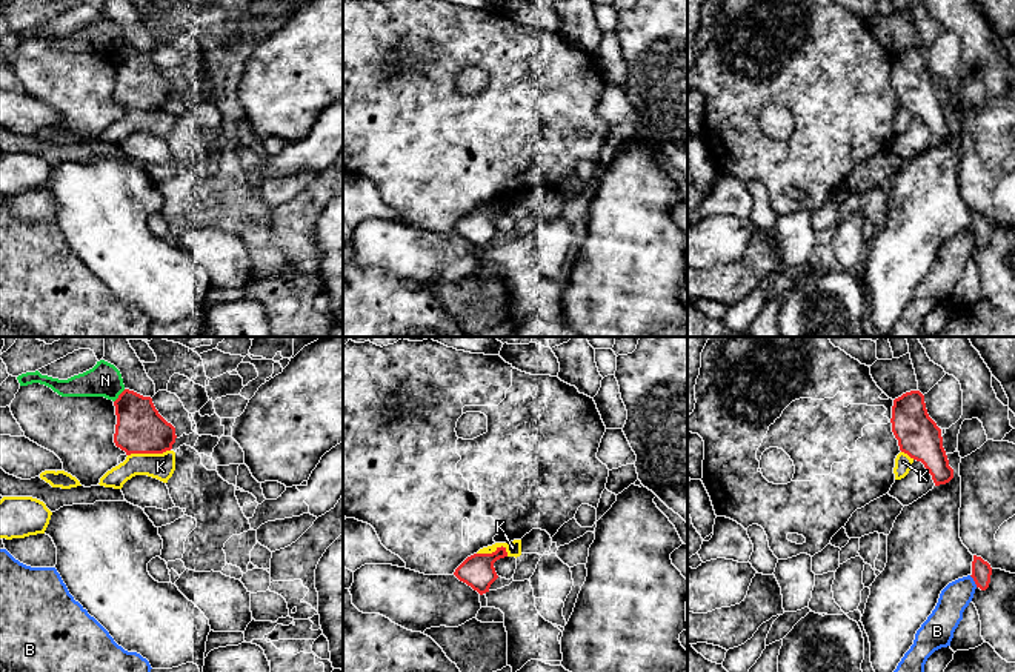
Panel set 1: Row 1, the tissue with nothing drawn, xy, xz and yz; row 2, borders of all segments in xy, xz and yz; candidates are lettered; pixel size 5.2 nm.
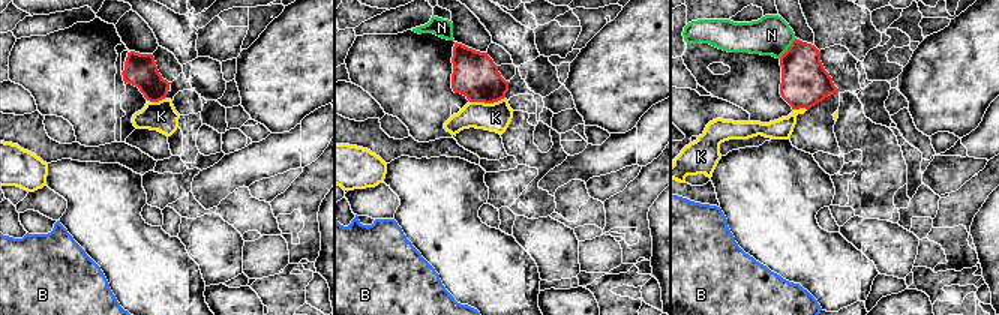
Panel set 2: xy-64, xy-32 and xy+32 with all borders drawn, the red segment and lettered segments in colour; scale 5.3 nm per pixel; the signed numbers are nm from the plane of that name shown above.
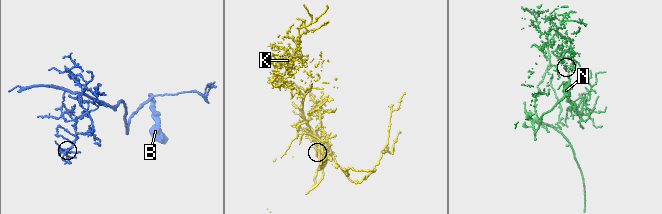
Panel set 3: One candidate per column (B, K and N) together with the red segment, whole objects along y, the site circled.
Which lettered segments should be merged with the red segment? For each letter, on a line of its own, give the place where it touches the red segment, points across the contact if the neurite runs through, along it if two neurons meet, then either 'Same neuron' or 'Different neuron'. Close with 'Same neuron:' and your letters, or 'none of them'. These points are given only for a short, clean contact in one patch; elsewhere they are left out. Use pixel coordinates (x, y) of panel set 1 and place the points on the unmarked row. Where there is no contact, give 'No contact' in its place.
B: Touches red at yz (974, 236). Different neuron
K: Touches red at xy (148, 108). Boundary: xy (169, 105), (128, 111). Different neuron
N: Touches red at xy (119, 51). Boundary: xy (125, 45), (114, 57). Different neuron
Same neuron: none of them

